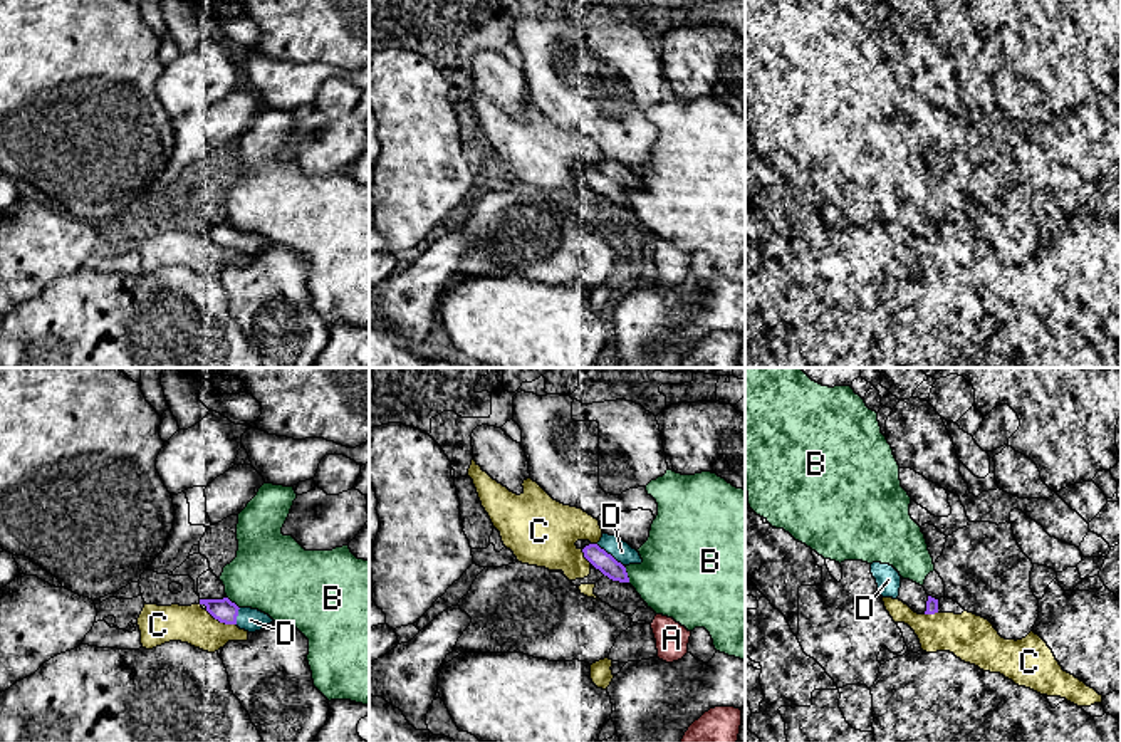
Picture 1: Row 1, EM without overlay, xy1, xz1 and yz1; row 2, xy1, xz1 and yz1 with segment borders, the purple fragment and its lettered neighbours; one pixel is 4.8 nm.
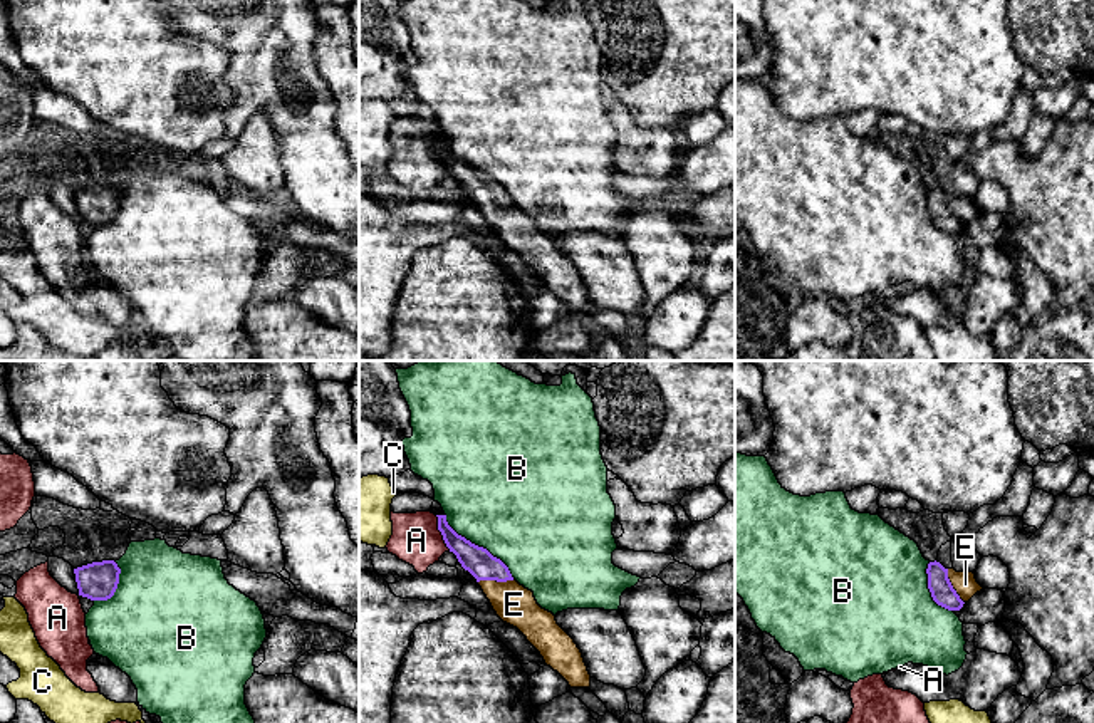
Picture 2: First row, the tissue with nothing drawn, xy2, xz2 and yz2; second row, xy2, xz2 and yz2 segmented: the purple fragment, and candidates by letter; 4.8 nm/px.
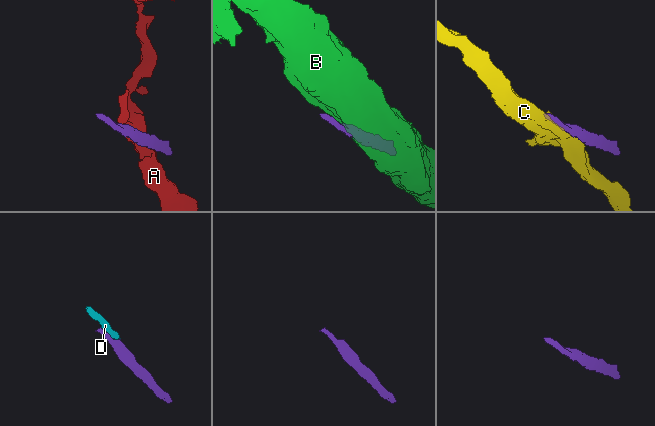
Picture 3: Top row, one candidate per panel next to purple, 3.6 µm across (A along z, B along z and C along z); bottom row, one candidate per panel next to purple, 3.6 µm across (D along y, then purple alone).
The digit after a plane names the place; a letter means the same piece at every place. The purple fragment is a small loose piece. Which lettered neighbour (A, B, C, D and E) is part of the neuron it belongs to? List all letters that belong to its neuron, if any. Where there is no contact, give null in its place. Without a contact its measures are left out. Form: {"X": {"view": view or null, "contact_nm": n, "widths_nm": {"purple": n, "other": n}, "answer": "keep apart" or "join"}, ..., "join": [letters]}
{"A": {"view": "xz2", "contact_nm": 180, "widths_nm": {"purple": 140, "other": 240}, "answer": "keep apart"}, "B": {"view": "xz2", "contact_nm": 460, "widths_nm": {"purple": 140, "other": 500}, "answer": "keep apart"}, "C": {"view": "xy1", "contact_nm": 170, "widths_nm": {"purple": 110, "other": 190}, "answer": "keep apart"}, "D": {"view": "xz1", "contact_nm": 170, "widths_nm": {"purple": 90, "other": 100}, "answer": "join"}, "E": {"view": "xz2", "contact_nm": 180, "widths_nm": {"purple": 140, "other": 190}, "answer": "join"}, "join": ["D", "E"]}

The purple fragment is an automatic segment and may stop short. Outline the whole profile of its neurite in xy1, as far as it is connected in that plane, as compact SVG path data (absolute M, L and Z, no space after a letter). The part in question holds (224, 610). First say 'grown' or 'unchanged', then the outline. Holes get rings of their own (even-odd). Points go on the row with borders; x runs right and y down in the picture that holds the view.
grown; M228 598L200 599L200 604L205 604L206 611L220 623L237 624L240 630L245 630L248 633L260 631L274 621L269 614L258 609L238 608Z

